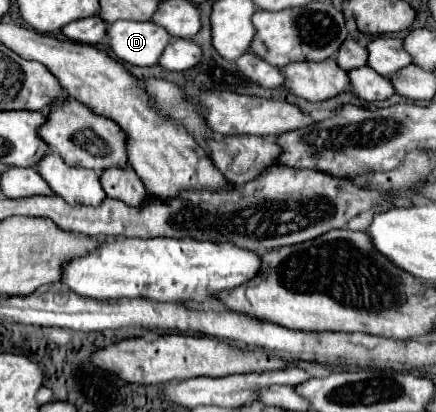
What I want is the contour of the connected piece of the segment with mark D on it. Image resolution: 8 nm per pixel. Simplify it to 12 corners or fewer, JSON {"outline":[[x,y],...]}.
{"outline":[[156,22],[108,26],[114,54],[154,66],[172,40]]}

